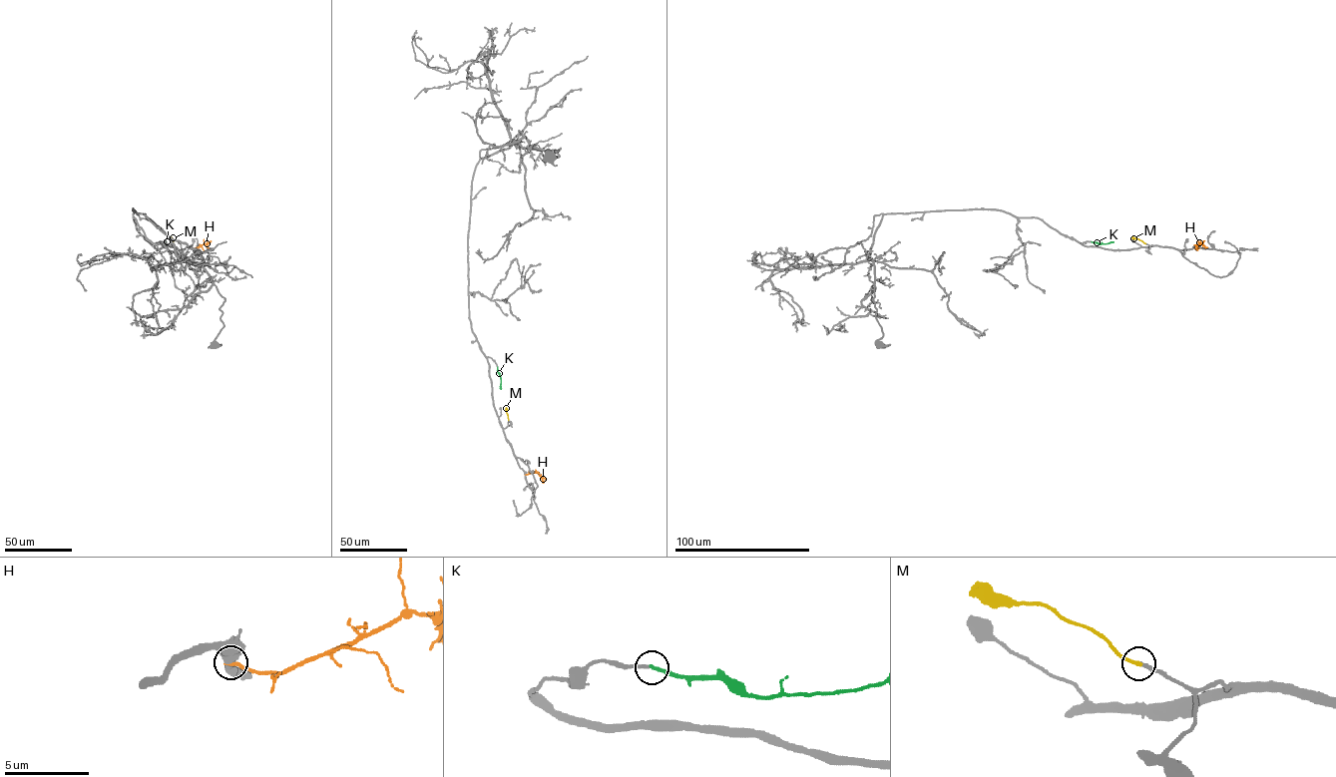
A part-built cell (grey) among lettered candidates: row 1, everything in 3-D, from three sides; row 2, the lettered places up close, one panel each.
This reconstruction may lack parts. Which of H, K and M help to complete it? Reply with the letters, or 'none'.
M

